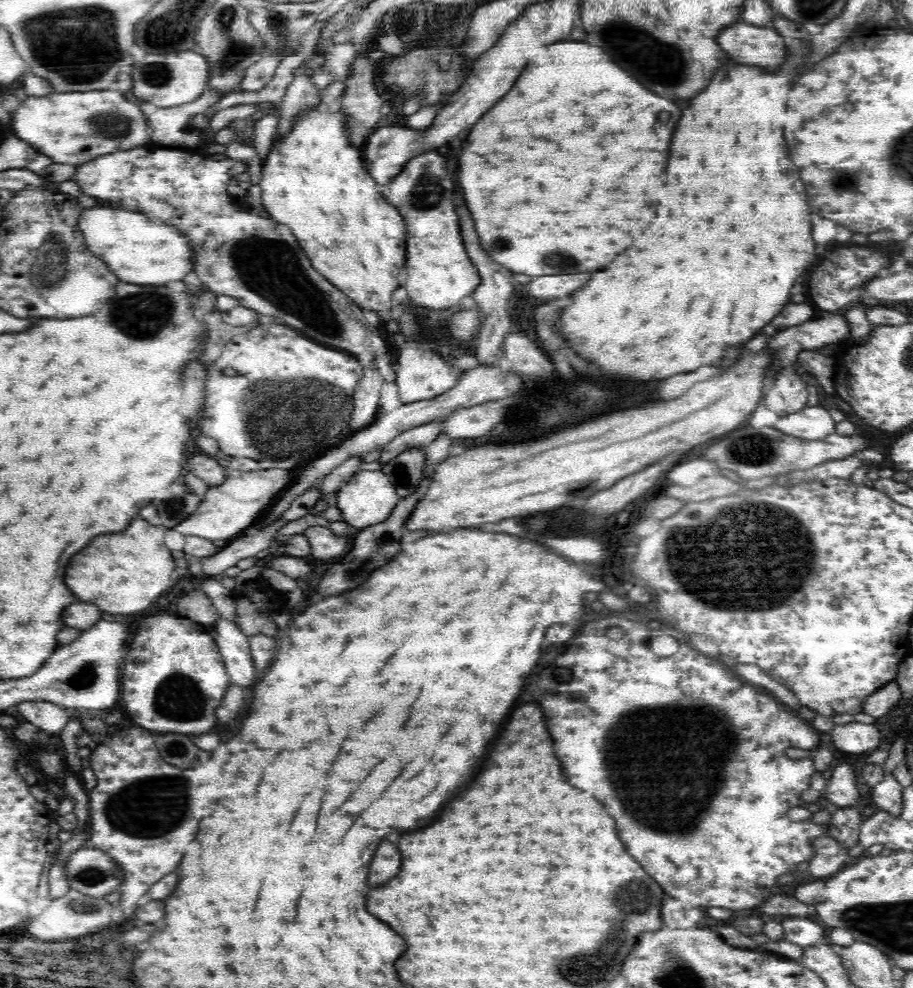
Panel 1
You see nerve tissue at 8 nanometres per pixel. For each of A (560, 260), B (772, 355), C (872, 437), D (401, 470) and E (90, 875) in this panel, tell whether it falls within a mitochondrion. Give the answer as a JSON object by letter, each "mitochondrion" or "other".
{"A":"mitochondrion","B":"other","C":"other","D":"mitochondrion","E":"mitochondrion"}

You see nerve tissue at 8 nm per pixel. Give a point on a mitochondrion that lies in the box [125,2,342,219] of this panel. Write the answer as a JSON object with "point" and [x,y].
{"point":[234,51]}

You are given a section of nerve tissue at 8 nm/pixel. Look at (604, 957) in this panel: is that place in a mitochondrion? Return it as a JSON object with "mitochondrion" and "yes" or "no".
{"mitochondrion":"yes"}

